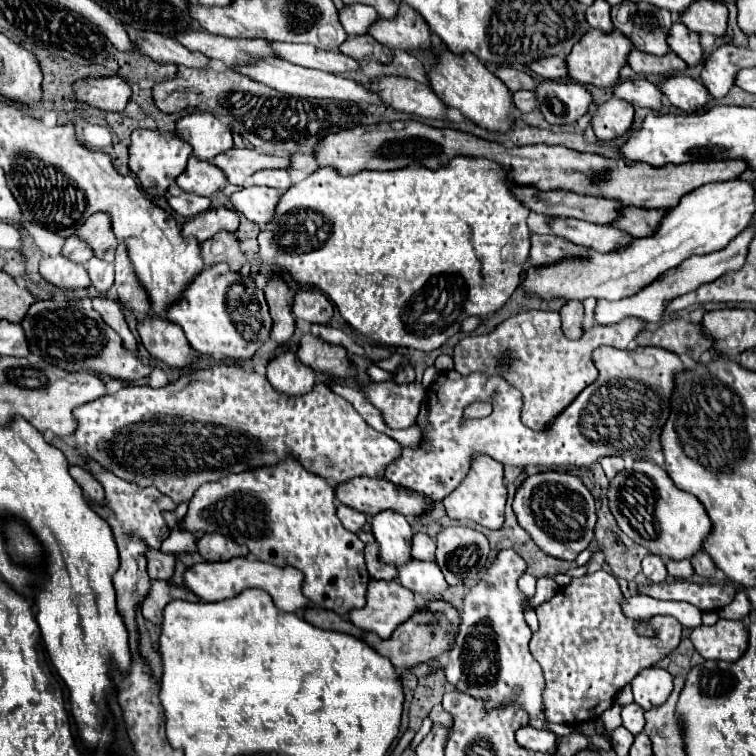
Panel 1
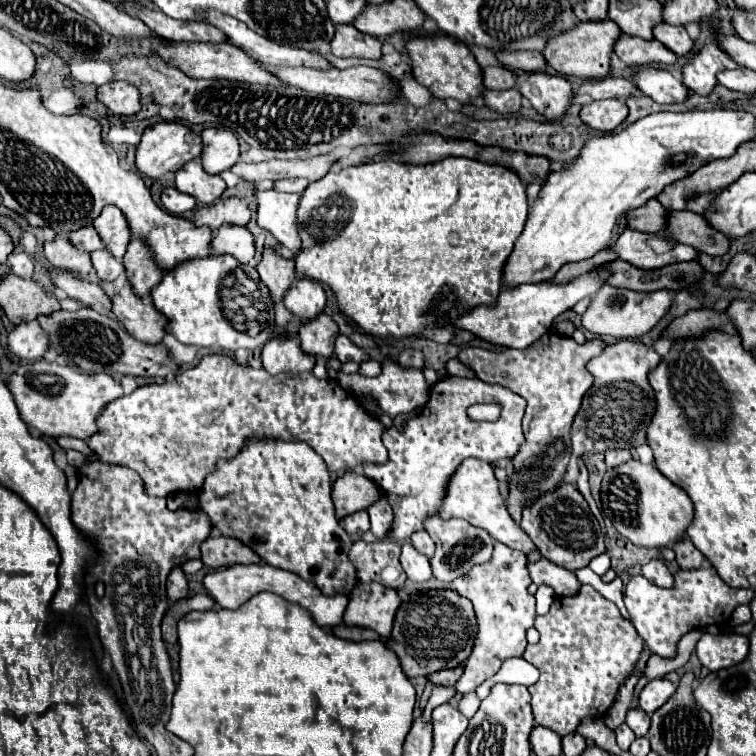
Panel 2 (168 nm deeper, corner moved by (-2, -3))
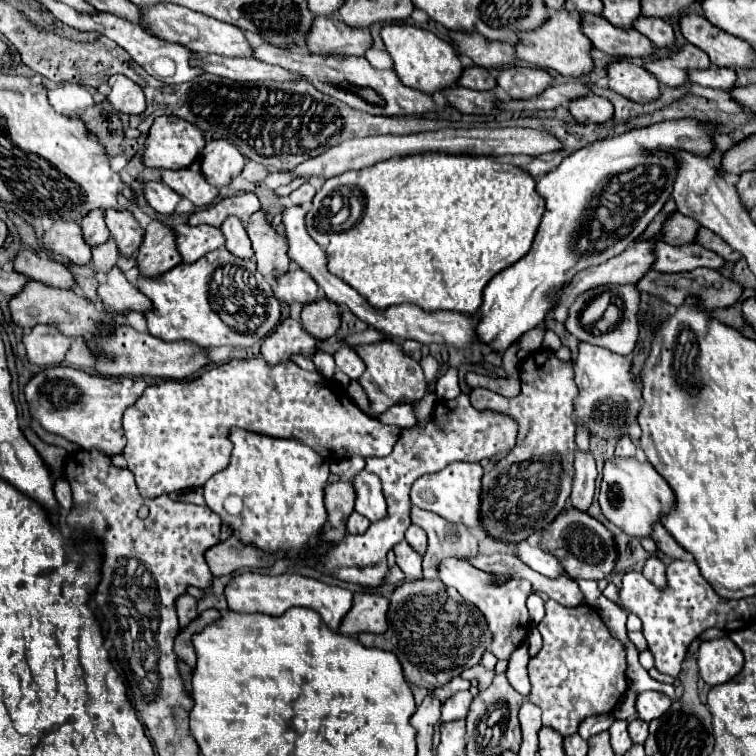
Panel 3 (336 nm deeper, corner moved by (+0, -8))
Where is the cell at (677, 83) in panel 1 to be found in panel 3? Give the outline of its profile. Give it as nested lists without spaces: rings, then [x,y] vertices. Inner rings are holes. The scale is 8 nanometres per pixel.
[[[611,61],[607,65],[607,79],[609,89],[635,103],[649,103],[659,97],[659,81],[629,61]]]

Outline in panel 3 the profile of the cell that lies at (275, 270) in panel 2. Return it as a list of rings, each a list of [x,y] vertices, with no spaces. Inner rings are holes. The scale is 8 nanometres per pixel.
[[[259,209],[251,215],[247,223],[247,233],[253,243],[257,269],[263,273],[263,277],[275,279],[281,273],[289,271],[287,239],[271,227],[271,221],[267,219],[267,211]]]

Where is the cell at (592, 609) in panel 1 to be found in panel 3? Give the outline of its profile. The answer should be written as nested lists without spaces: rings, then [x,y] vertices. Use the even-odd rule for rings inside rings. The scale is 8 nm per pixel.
[[[549,599],[545,603],[545,617],[537,629],[543,637],[543,647],[529,661],[529,699],[541,707],[543,725],[567,737],[569,733],[577,733],[583,719],[615,709],[627,691],[627,647],[609,633],[597,609],[589,605],[569,609]]]

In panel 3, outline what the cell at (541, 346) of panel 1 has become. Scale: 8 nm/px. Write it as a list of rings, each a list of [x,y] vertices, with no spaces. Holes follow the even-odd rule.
[[[549,351],[547,357],[543,357],[543,367],[539,367],[535,373],[525,373],[525,371],[521,369],[521,395],[519,395],[519,397],[507,399],[507,397],[503,397],[503,395],[499,395],[499,393],[493,393],[493,391],[481,389],[481,387],[477,387],[477,389],[471,391],[469,401],[471,401],[471,405],[473,405],[475,409],[479,409],[479,411],[485,411],[485,409],[487,409],[487,411],[495,411],[495,413],[505,413],[505,415],[509,415],[511,419],[515,419],[515,423],[517,423],[517,443],[515,443],[515,447],[513,447],[503,459],[499,459],[499,461],[495,463],[495,469],[485,471],[485,475],[483,475],[481,509],[479,509],[481,529],[483,529],[489,537],[493,537],[495,541],[501,541],[501,543],[507,543],[507,545],[521,543],[521,541],[525,541],[531,533],[547,529],[549,523],[553,523],[553,519],[565,509],[565,503],[567,503],[569,493],[571,493],[571,483],[573,483],[571,479],[573,479],[573,453],[575,453],[575,417],[573,417],[573,399],[575,399],[575,397],[577,397],[577,385],[575,385],[575,381],[573,381],[573,363],[563,363],[563,361],[559,361],[559,359],[555,357],[555,353],[551,353],[551,351]]]

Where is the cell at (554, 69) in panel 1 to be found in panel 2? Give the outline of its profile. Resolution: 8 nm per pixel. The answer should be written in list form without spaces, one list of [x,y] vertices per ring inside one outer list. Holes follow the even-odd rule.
[[[499,52],[497,58],[503,66],[523,72],[545,72],[547,60],[541,52]]]

